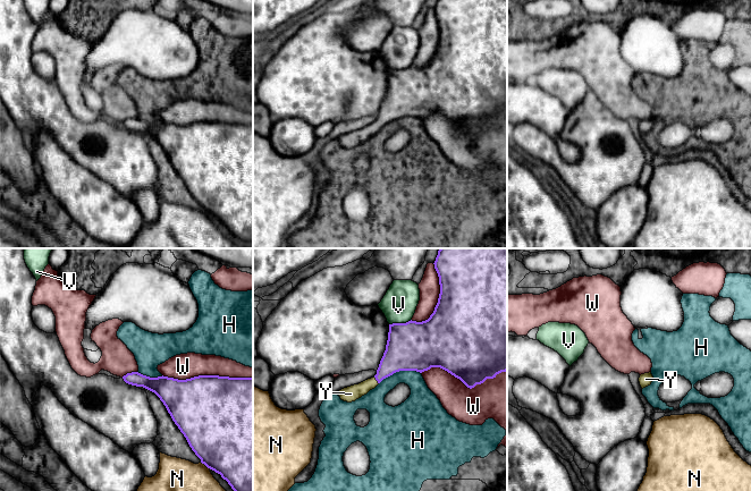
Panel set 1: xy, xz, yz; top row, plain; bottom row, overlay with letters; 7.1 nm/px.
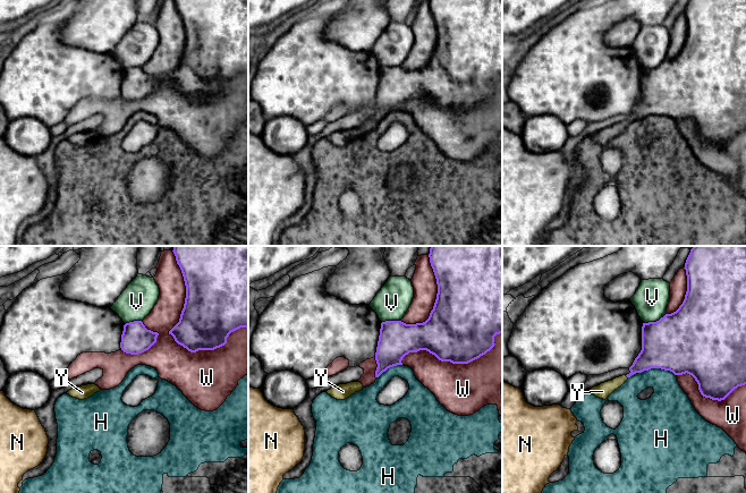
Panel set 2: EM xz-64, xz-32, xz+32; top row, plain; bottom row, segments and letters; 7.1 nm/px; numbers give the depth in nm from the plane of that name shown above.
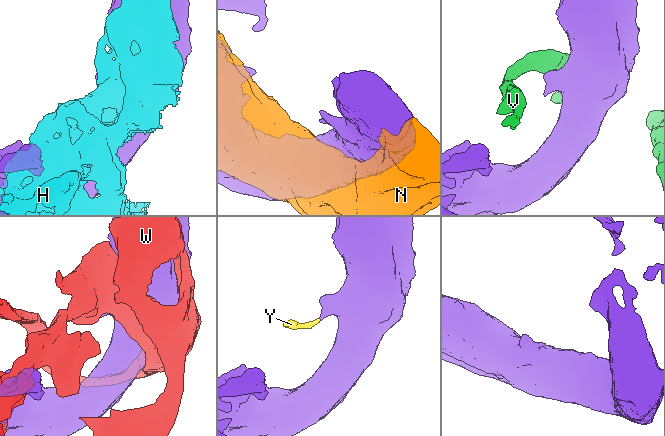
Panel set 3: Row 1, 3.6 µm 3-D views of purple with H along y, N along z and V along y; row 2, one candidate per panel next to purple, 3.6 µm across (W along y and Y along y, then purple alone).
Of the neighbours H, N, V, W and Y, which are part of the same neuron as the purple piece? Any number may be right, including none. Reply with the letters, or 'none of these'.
Y

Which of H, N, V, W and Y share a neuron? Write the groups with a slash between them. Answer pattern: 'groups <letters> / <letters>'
groups H / N / V / W / Y

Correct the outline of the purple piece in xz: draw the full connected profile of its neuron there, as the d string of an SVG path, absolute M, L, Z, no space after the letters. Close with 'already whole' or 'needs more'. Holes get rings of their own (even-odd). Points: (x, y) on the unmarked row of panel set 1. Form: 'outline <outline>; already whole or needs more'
outline M438 0L434 15L439 23L440 40L430 64L422 68L389 70L386 96L377 120L358 130L337 138L341 146L352 149L374 135L383 125L399 117L424 118L440 113L459 125L467 134L493 125L507 117L507 0Z; needs more

